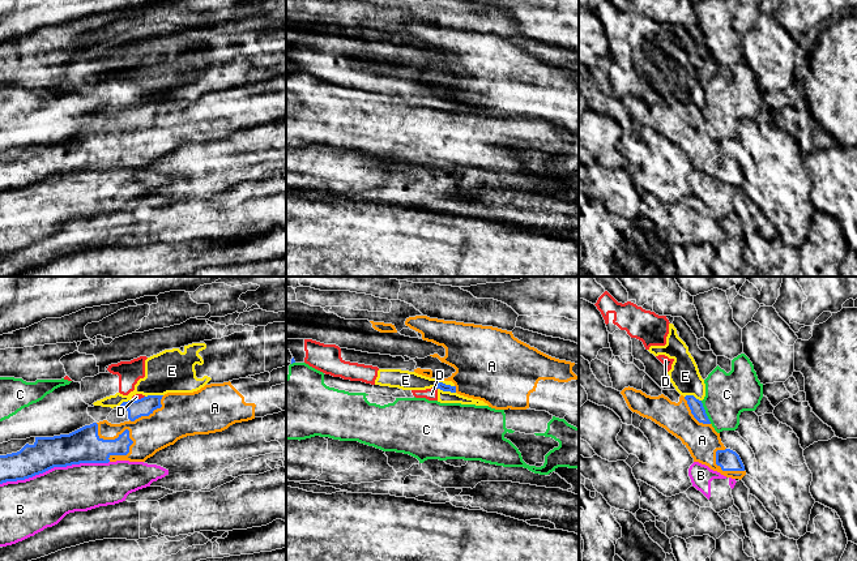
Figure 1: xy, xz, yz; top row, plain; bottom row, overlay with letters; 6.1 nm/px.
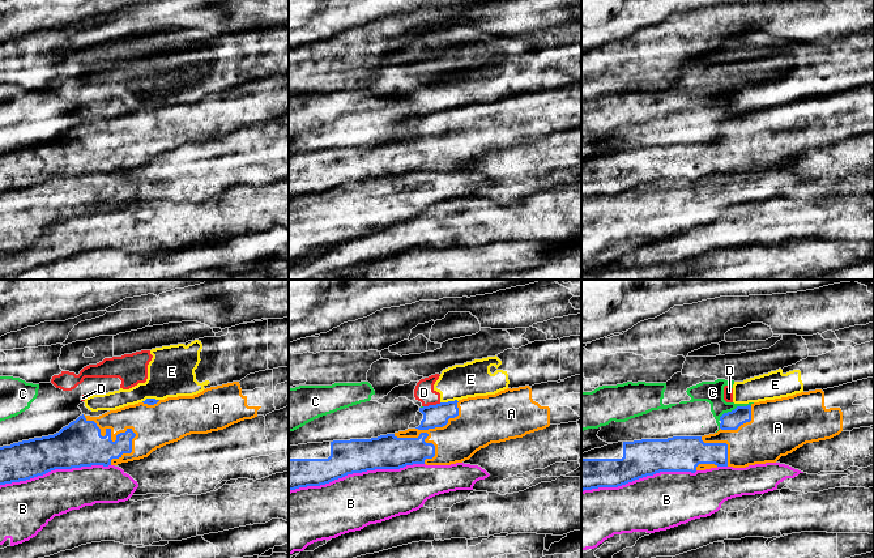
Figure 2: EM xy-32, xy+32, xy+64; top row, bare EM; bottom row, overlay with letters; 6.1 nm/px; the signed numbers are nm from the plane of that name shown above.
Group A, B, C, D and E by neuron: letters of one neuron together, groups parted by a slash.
A / B / C / D E

